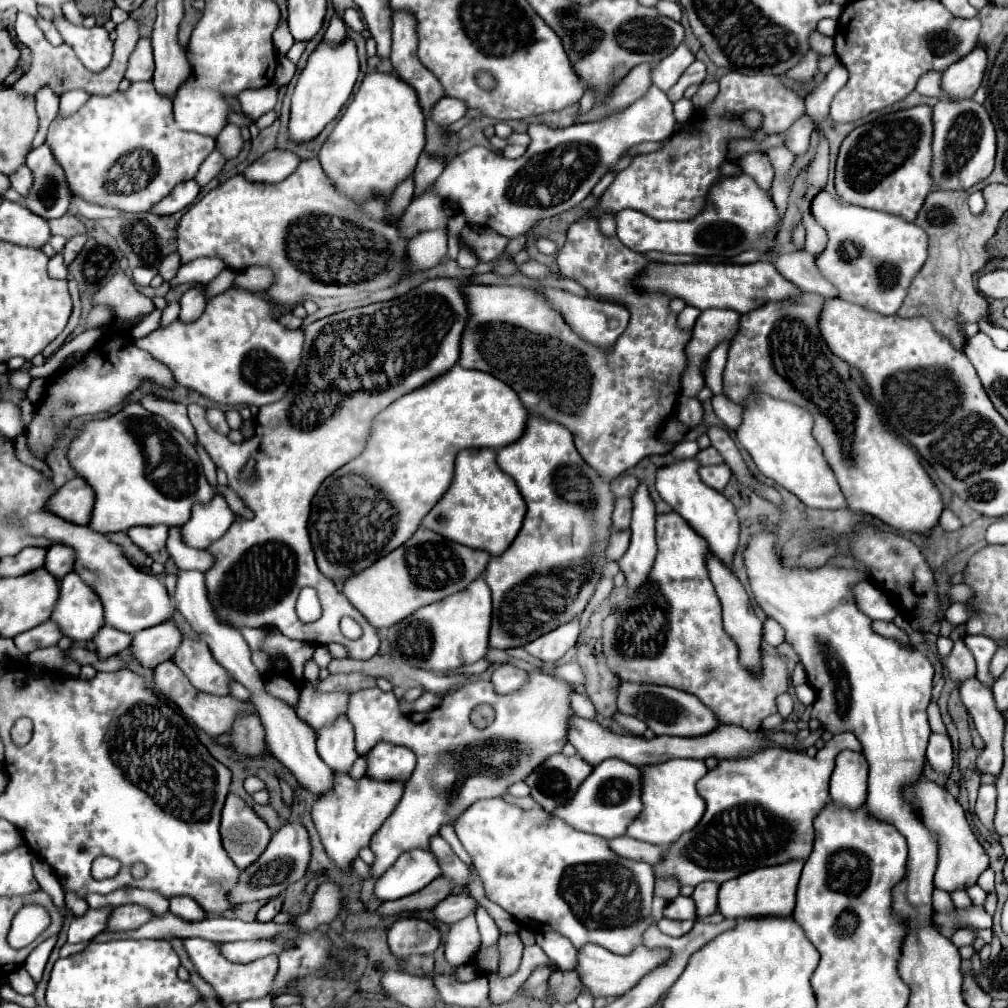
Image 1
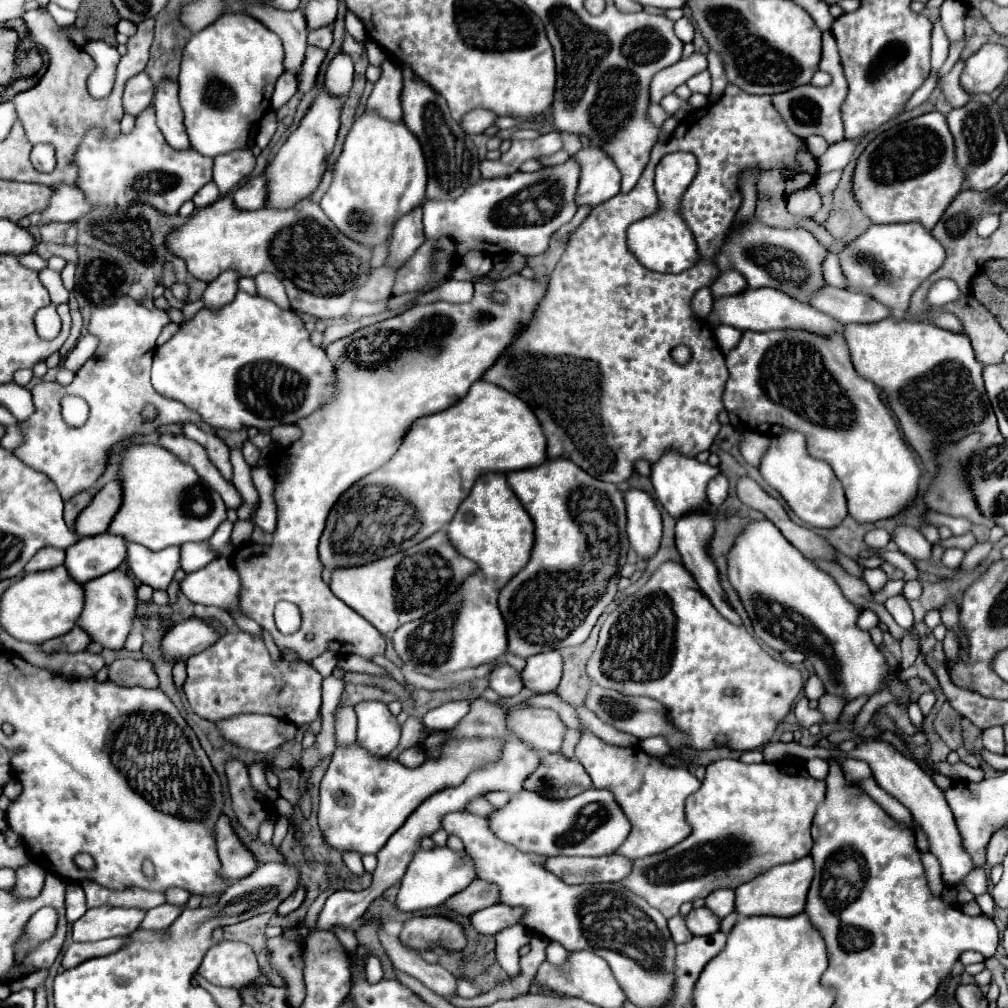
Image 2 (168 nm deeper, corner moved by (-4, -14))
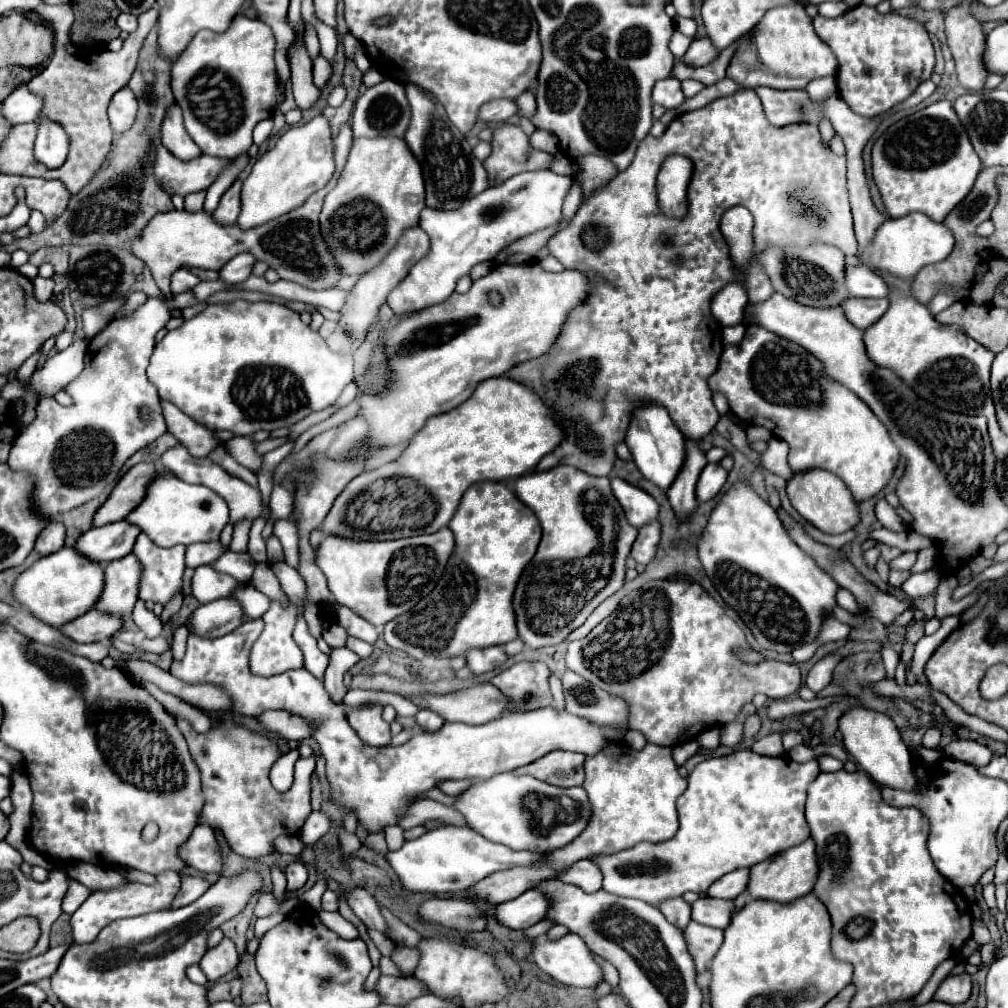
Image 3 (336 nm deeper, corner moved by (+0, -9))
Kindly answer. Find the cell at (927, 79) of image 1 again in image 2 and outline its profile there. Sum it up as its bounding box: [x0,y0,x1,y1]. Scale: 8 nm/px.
[936,62,970,108]

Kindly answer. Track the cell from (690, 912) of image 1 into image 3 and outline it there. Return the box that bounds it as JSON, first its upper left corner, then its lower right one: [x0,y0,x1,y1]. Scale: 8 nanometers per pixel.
[692,897,734,929]

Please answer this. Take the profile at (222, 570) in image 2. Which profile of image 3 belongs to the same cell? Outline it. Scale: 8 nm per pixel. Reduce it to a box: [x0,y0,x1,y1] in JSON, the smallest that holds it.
[192,565,236,603]

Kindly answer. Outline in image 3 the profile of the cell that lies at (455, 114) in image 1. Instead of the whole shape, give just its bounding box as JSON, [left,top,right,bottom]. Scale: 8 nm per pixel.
[478,99,518,123]

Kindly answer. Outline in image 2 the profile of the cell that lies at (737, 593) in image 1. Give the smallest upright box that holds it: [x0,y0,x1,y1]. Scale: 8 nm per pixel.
[676,514,742,626]

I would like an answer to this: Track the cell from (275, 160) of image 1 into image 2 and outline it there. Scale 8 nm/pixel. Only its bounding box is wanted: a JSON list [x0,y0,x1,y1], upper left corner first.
[234,174,268,210]

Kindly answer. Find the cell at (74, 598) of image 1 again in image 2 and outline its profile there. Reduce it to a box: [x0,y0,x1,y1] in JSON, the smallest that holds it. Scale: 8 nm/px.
[76,570,136,650]

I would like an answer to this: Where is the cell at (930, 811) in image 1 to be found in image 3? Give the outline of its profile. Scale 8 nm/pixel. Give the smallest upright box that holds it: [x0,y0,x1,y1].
[840,709,916,791]

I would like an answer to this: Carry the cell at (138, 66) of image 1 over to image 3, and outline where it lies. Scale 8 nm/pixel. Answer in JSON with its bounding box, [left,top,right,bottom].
[108,87,138,135]

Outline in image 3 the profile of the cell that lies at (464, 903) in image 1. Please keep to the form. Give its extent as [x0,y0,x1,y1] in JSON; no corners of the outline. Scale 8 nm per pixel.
[498,889,552,929]

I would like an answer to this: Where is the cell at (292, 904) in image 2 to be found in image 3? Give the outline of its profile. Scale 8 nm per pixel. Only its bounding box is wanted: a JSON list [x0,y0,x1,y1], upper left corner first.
[286,861,308,891]

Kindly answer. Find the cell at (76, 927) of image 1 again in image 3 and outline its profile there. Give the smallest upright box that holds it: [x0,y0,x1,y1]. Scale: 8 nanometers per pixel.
[72,871,180,943]

